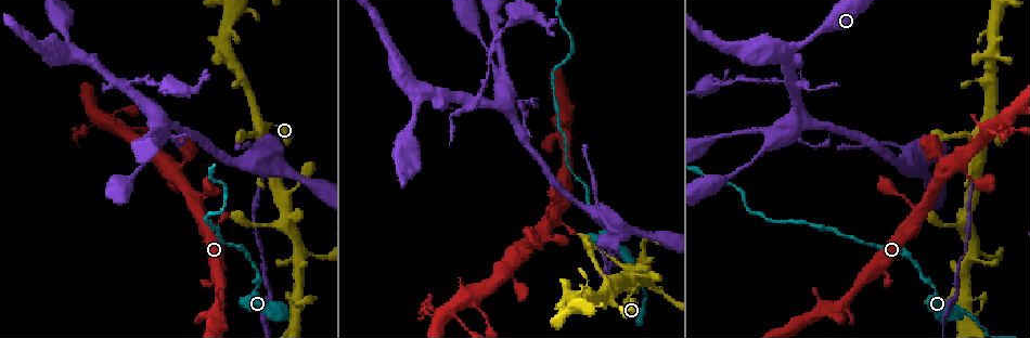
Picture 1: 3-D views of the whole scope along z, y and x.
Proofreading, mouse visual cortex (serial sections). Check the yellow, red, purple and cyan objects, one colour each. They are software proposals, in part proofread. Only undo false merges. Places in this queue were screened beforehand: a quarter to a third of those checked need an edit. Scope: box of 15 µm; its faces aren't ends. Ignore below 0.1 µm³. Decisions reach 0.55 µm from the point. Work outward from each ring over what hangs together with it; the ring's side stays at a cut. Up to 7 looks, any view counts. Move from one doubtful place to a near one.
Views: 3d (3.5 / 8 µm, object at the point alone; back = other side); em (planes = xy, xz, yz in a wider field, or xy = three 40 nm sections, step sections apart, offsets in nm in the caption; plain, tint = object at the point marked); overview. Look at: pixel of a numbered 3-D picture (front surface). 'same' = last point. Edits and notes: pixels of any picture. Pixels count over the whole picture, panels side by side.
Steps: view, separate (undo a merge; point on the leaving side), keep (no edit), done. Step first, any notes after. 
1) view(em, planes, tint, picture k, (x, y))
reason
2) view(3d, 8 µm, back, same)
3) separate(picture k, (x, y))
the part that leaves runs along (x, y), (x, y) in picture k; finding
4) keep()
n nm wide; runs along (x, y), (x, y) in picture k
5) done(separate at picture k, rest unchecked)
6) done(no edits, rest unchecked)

view(3d, 8 µm, picture 1, (471, 305))
three arms meet

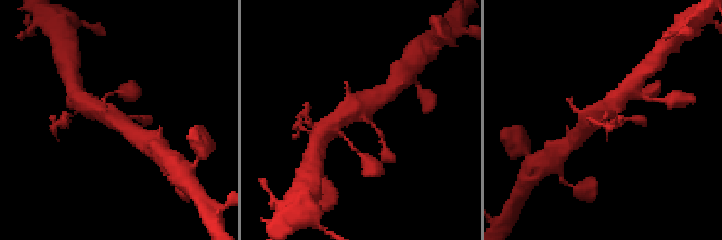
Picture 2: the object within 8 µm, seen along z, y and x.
view(3d, 3.5 µm, picture 2, (122, 117))

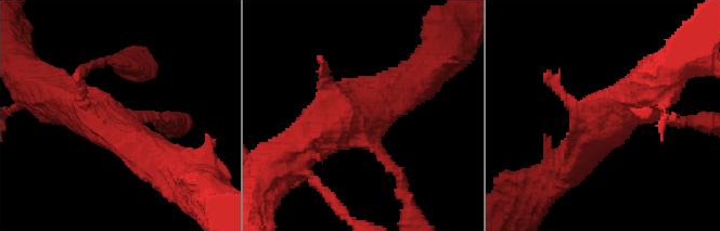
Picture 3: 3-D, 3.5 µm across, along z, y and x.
view(em, xy, step 2, tint, picture 3, (116, 117))

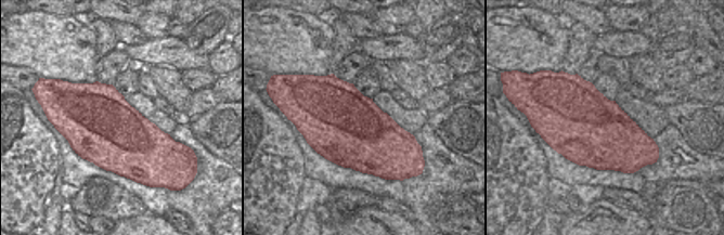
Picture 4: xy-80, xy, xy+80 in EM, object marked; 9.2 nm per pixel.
keep()
all the same cell

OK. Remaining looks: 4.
view(3d, 3.5 µm, picture 1, (301, 248))
a fork

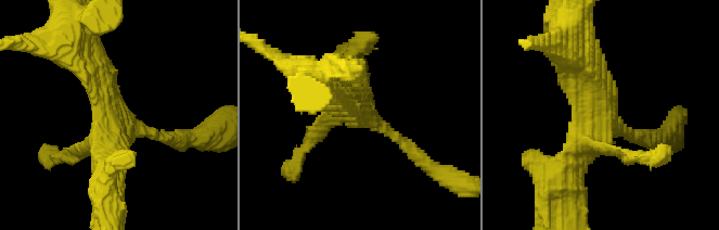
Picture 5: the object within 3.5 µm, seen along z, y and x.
view(em, xy, step 3, tint, picture 5, (599, 115))

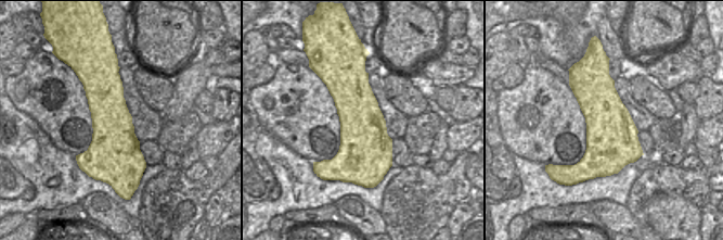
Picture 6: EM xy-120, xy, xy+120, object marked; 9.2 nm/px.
keep()
runs along (79, 58), (113, 111), (108, 181) in picture 5; continuous, no second cell

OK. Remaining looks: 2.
view(3d, 3.5 µm, picture 1, (794, 85))
three arms meet

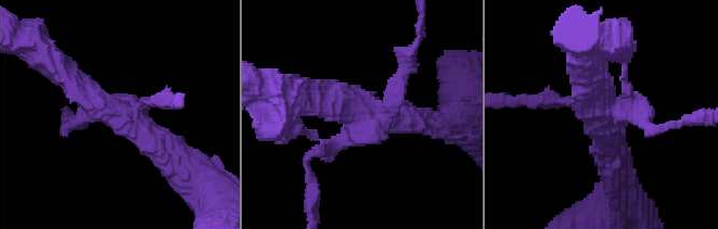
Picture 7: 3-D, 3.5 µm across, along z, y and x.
view(em, xy, step 3, tint, picture 7, (606, 118))

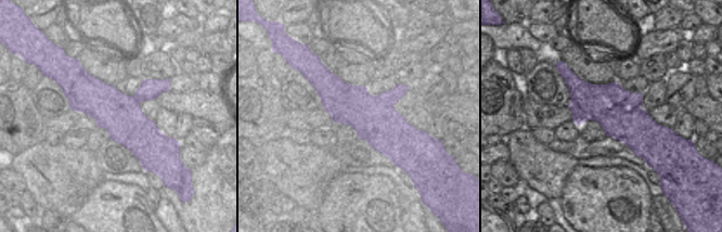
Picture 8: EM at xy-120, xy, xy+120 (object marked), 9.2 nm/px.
keep()
continuous, no second cell

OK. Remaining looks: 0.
done(no edits, rest unchecked)

